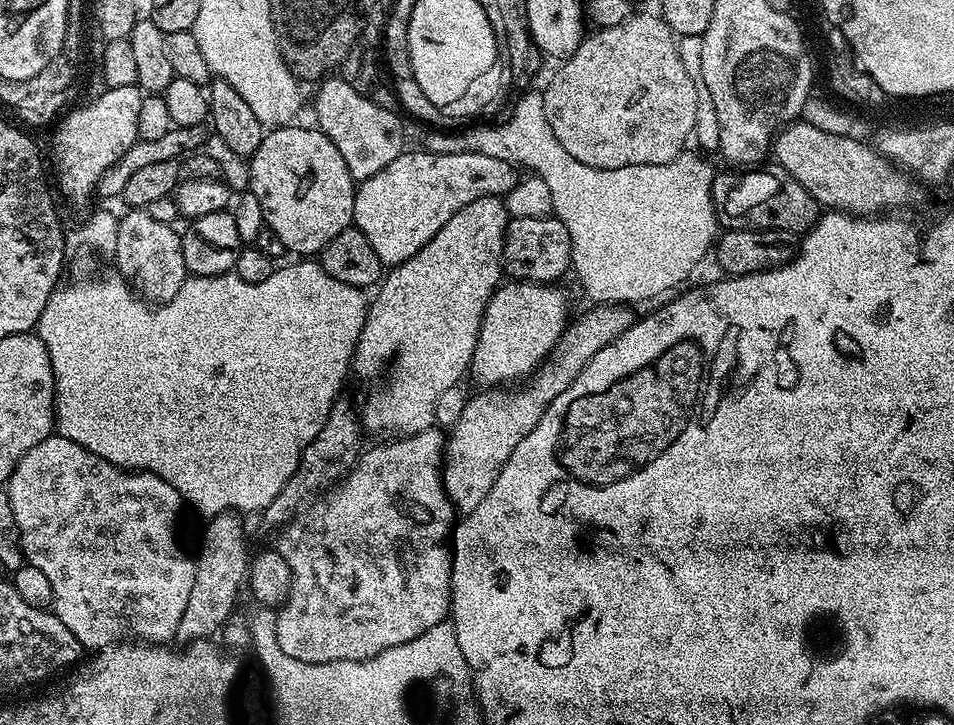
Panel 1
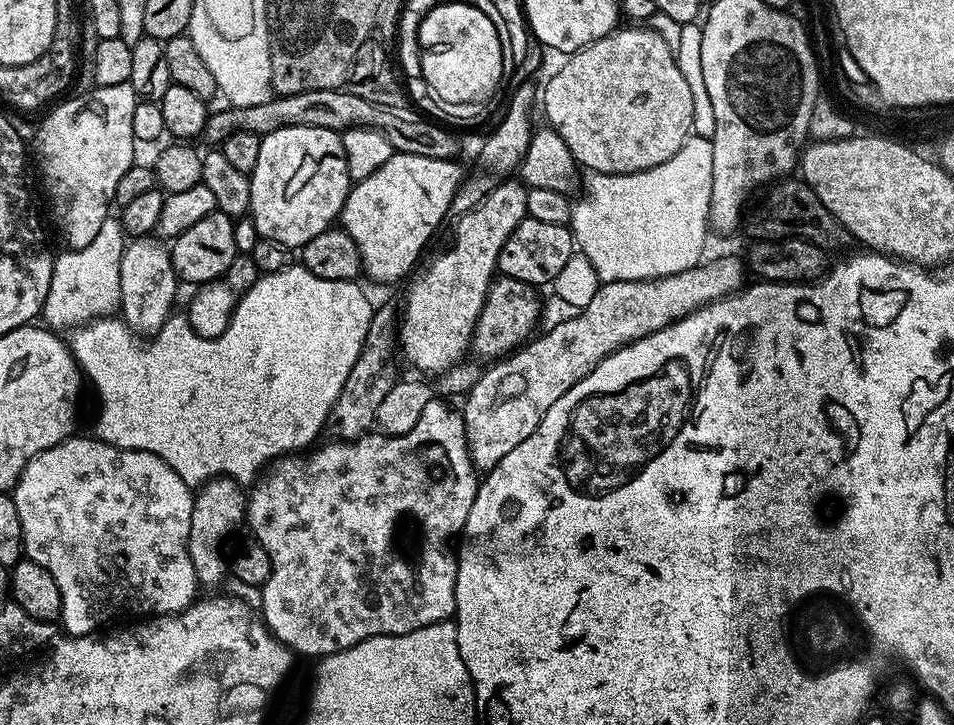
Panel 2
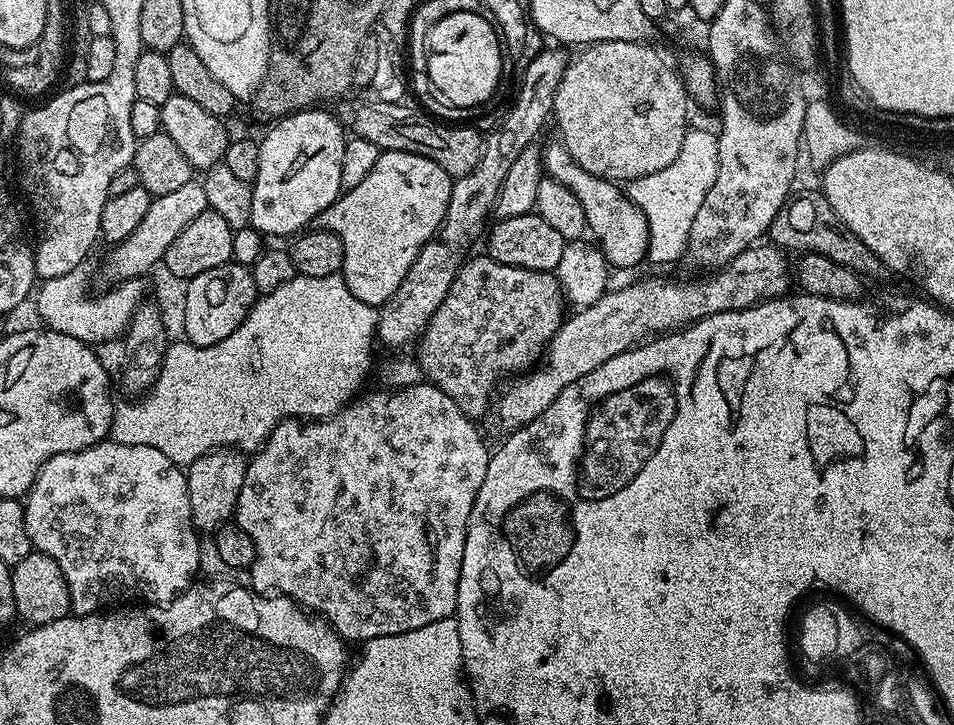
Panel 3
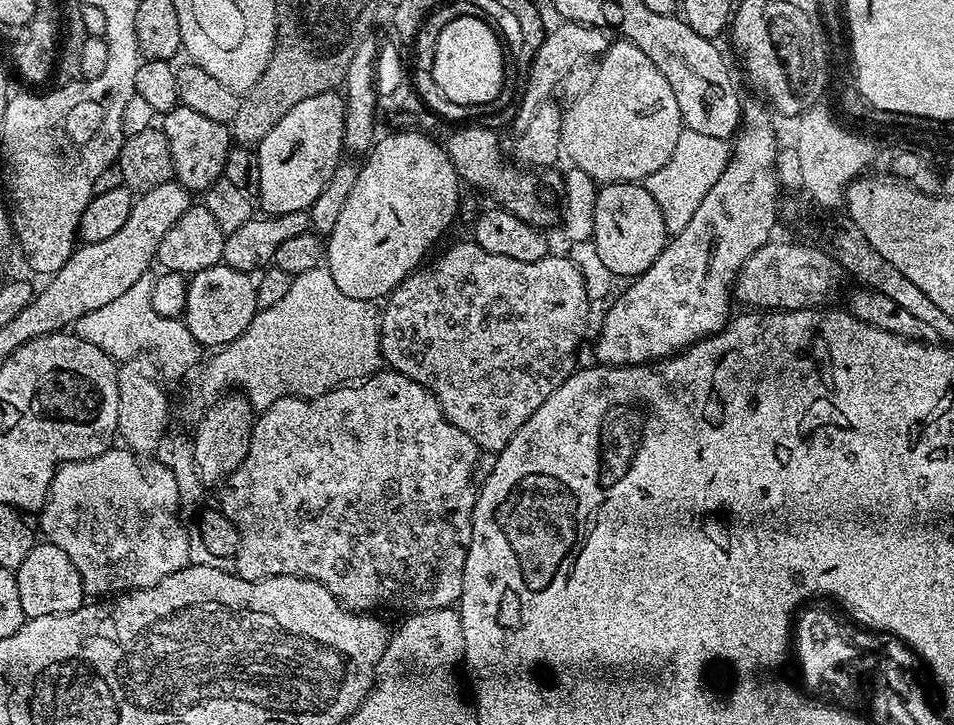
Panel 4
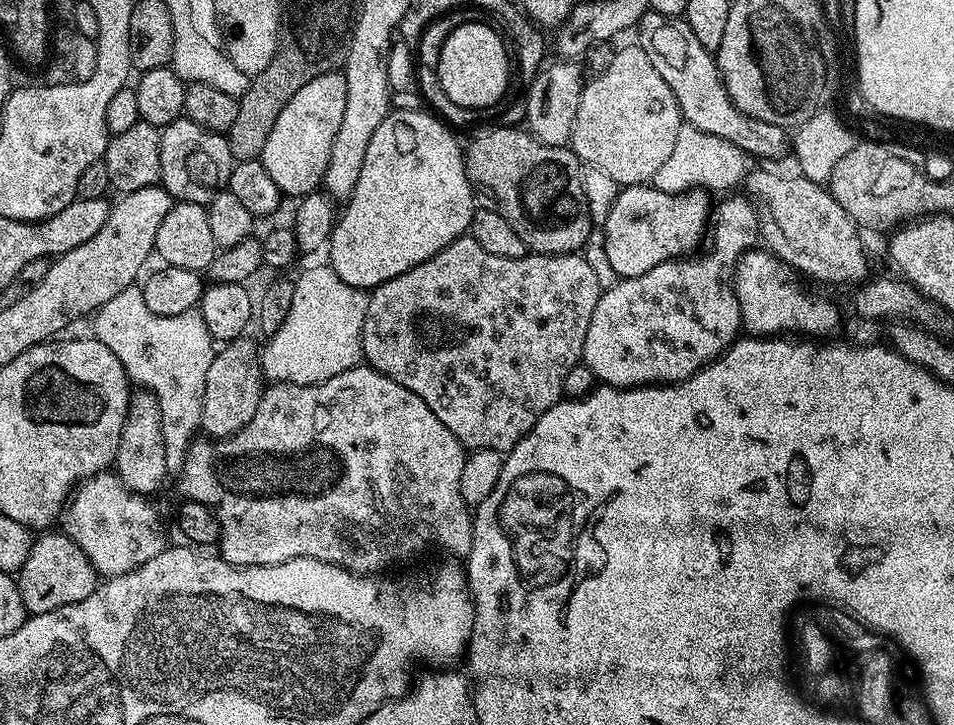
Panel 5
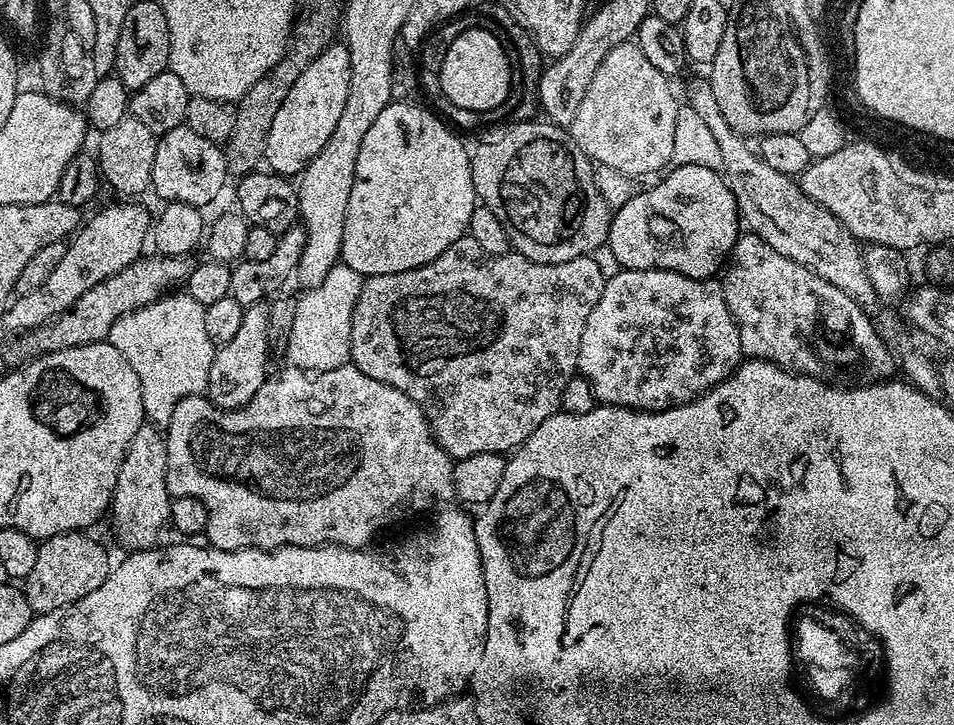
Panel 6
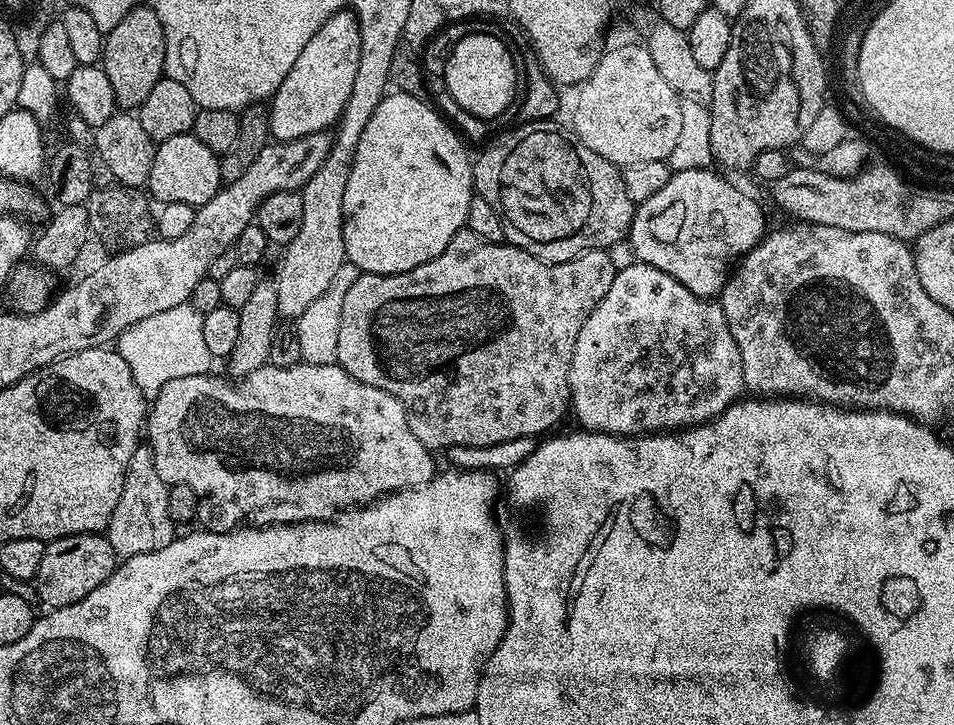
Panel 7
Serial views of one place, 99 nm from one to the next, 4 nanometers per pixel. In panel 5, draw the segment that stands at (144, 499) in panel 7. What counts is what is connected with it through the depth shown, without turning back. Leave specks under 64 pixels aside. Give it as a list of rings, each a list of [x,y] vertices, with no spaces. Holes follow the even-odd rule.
[[[136,390],[128,397],[128,413],[118,442],[114,471],[131,492],[151,497],[169,479],[162,434],[162,414],[158,399],[149,391]]]

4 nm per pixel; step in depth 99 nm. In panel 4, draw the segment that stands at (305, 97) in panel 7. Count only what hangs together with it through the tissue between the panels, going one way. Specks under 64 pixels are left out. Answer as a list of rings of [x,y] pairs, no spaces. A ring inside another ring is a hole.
[[[333,90],[314,94],[298,102],[266,138],[255,149],[258,158],[258,204],[265,213],[272,216],[291,217],[292,212],[307,213],[313,202],[322,194],[326,182],[342,163],[340,152],[344,147],[344,97]]]

